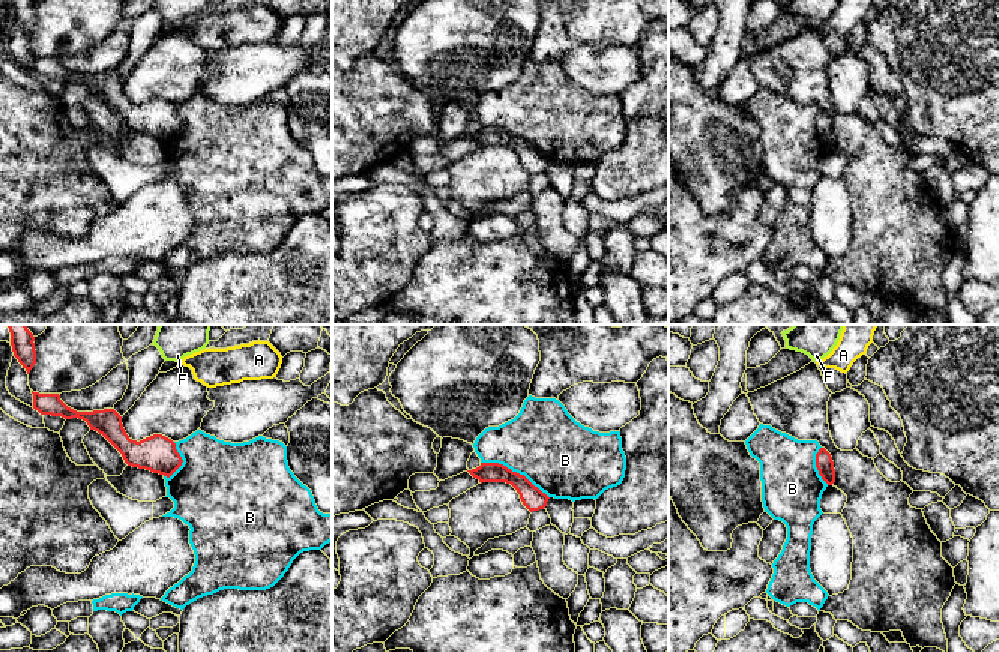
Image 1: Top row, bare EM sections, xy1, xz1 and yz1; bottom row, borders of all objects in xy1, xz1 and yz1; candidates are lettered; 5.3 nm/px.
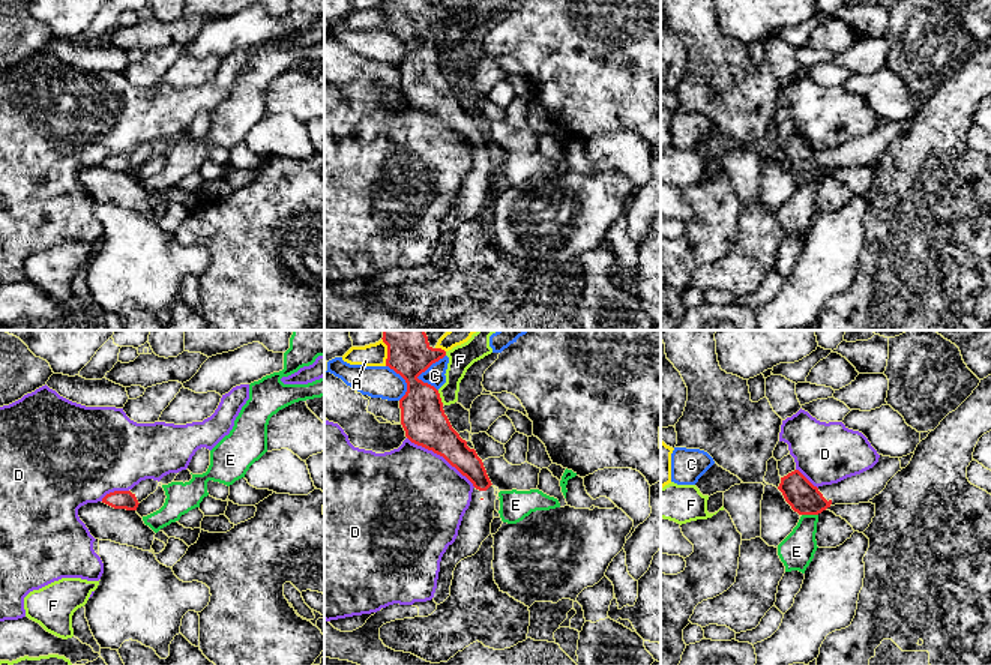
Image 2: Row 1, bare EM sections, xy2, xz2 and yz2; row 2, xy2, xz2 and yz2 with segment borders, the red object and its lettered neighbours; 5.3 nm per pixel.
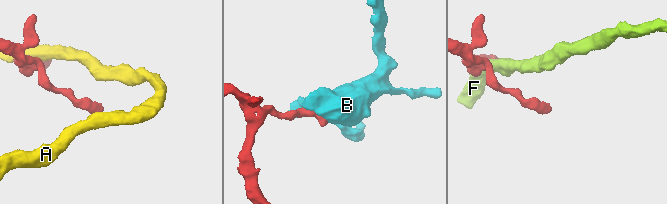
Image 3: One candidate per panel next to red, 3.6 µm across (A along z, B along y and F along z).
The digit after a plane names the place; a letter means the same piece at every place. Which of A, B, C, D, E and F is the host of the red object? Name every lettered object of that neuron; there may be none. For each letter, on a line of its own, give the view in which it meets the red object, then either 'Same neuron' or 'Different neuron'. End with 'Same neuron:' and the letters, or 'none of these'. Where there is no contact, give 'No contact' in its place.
A: Touches red in xz2. Different neuron
B: Touches red in xz1. Different neuron
C: Touches red in xz2. Different neuron
D: Touches red in xz2. Different neuron
E: Touches red in yz2. Different neuron
F: Touches red in xz2. Different neuron
Same neuron: none of these

